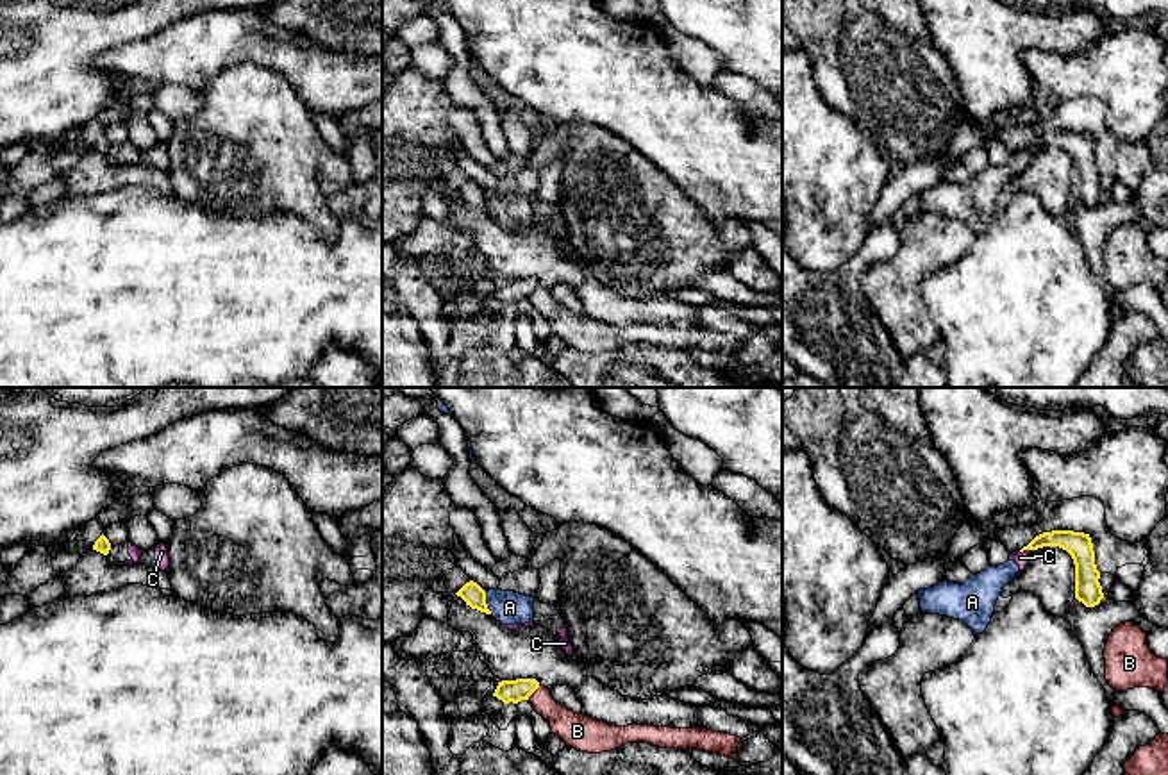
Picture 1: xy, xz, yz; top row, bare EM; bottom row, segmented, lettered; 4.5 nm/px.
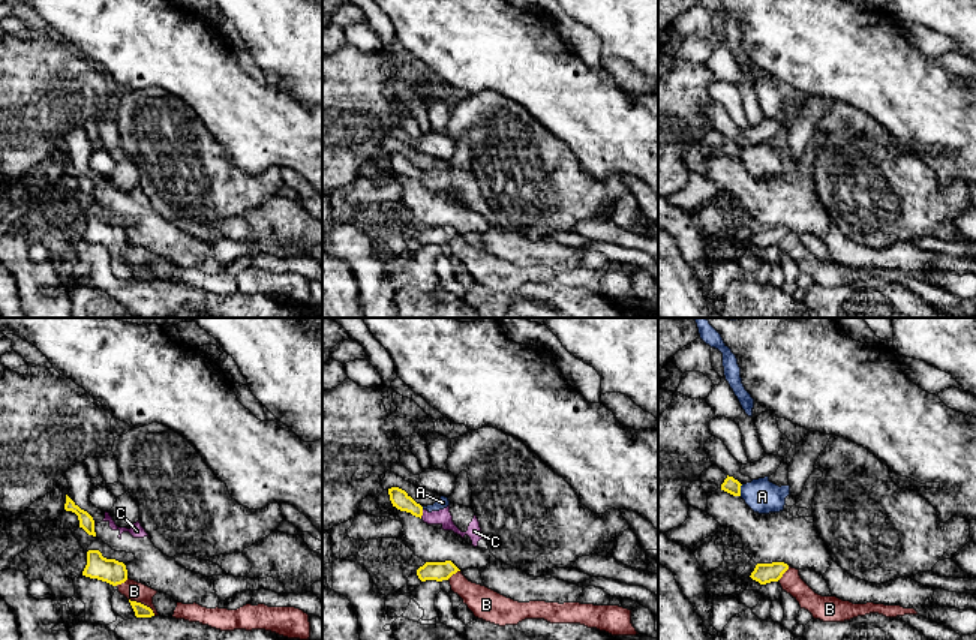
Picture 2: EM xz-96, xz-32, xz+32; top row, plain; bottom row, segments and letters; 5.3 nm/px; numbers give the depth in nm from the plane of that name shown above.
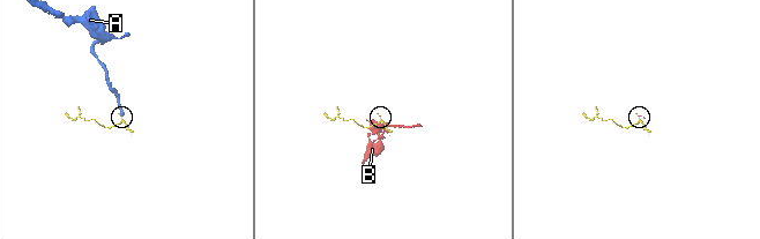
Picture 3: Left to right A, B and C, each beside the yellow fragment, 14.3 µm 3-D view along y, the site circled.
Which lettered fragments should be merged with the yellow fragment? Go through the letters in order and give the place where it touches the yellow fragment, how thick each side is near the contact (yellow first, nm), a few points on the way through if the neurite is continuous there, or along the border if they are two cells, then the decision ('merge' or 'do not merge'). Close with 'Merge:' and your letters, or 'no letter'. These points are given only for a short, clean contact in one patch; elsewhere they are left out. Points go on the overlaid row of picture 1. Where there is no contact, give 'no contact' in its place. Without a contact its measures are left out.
A: xz (484, 602) | 100/150 nm | along xz (484, 591), (484, 602), (492, 613) | do not merge
B: xz (533, 691) | 100/150 nm | do not merge
C: yz (1024, 549) | 120/60 nm | along yz (1029, 549), (1020, 552) | do not merge
Merge: no letter

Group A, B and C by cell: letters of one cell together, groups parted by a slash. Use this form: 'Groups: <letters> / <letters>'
Groups: A C / B

